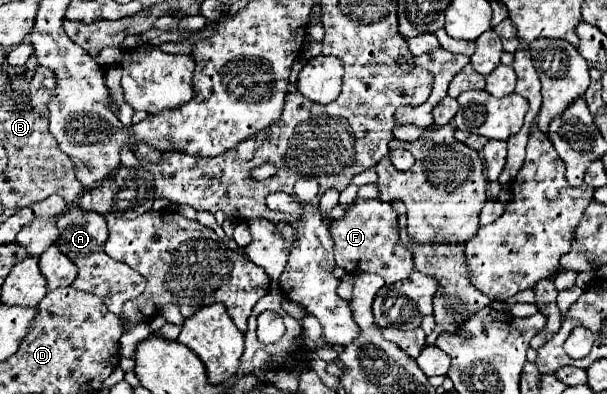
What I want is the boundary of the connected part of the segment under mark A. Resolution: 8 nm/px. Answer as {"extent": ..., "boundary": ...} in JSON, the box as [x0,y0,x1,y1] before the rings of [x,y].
{"extent":[57,206,145,324],"boundary":[[[71,206],[71,208],[67,208],[67,212],[63,212],[57,218],[57,228],[59,228],[59,238],[57,238],[59,250],[79,268],[79,276],[75,278],[75,282],[71,286],[75,290],[83,290],[83,292],[91,292],[91,294],[99,296],[103,300],[103,304],[121,318],[121,324],[123,324],[123,316],[121,316],[123,304],[127,300],[143,294],[145,280],[141,278],[139,272],[135,272],[127,264],[117,262],[105,254],[103,246],[105,246],[105,240],[109,234],[105,218],[101,214],[79,210],[79,206]]]}

